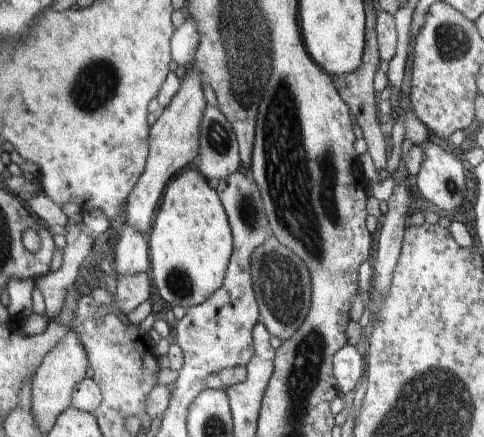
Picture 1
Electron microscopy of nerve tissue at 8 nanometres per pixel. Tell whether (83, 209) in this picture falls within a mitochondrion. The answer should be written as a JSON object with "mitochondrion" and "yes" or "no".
{"mitochondrion":"no"}

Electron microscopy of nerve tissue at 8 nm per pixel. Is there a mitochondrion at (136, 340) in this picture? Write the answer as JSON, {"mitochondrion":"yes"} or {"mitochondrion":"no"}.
{"mitochondrion":"no"}

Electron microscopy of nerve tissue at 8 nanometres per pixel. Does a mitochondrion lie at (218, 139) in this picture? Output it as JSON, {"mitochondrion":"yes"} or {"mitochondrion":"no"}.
{"mitochondrion":"yes"}

